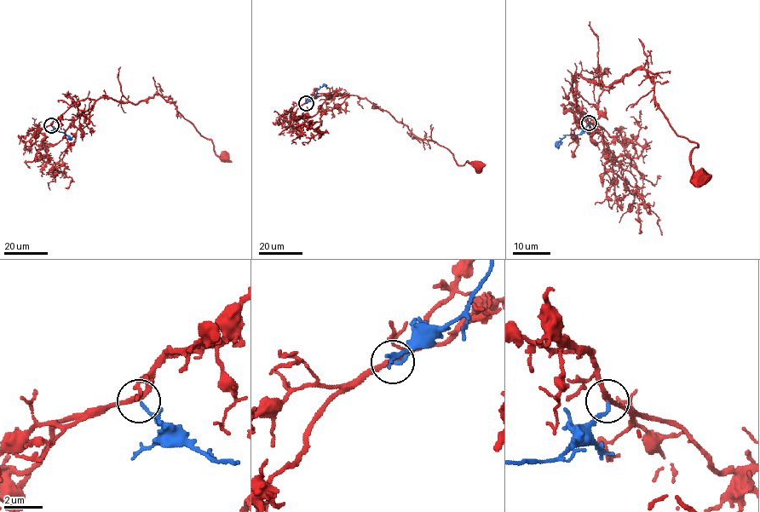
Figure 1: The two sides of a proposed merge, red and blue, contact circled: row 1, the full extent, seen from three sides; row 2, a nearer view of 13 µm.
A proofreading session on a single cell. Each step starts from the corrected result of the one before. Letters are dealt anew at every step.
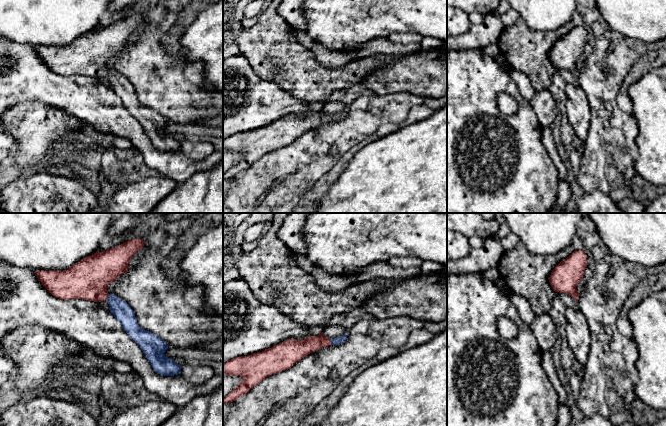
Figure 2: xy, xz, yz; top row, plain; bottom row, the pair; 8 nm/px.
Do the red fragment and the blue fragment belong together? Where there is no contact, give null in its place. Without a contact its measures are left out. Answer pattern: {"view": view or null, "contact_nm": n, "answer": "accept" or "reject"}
{"view": "xy", "contact_nm": 50, "answer": "accept"}

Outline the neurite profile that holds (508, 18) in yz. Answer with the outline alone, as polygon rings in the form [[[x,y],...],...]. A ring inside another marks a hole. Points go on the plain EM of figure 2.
[[[512,8],[501,15],[503,28],[507,28],[519,18],[519,14]]]

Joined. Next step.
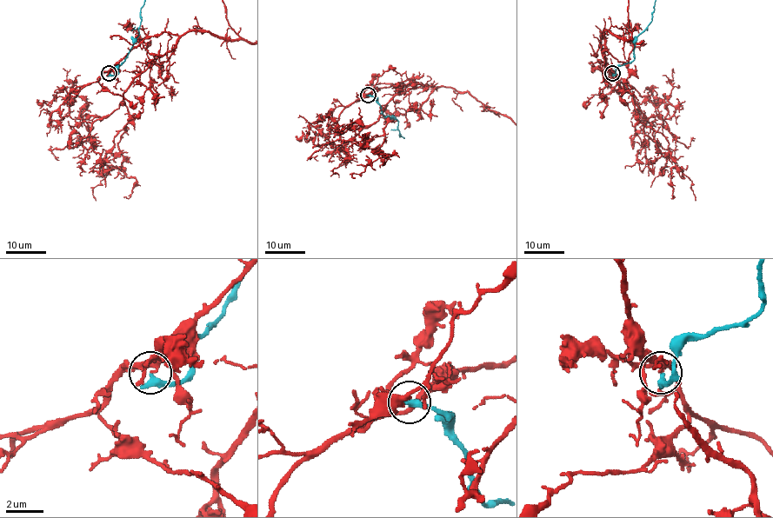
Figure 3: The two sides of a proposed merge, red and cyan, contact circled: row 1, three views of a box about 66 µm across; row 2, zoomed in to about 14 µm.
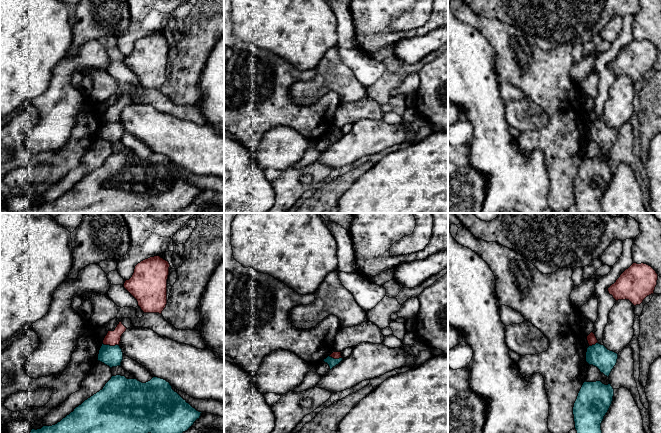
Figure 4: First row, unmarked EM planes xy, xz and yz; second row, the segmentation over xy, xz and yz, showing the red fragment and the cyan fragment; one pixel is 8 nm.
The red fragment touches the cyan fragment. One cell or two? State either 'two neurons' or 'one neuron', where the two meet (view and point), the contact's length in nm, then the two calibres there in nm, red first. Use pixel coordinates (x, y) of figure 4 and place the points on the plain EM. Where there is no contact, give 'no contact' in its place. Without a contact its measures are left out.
two neurons; meets red in xy at (111, 121); contact 130 nm long; 120 nm thick on the red side, 170 nm on the other

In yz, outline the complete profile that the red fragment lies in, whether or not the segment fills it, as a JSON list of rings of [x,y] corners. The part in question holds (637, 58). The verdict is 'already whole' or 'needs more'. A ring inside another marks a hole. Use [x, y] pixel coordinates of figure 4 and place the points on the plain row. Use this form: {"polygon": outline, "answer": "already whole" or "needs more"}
{"polygon": [[[633,39],[608,64],[608,68],[616,77],[626,75],[636,82],[654,70],[657,56],[658,50],[651,42]]], "answer": "already whole"}

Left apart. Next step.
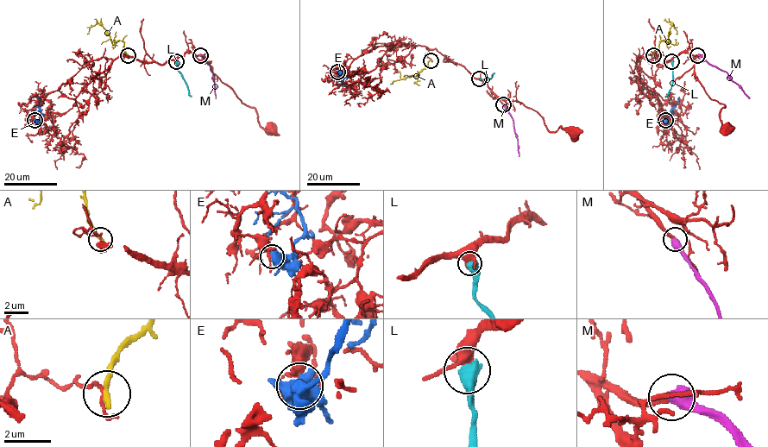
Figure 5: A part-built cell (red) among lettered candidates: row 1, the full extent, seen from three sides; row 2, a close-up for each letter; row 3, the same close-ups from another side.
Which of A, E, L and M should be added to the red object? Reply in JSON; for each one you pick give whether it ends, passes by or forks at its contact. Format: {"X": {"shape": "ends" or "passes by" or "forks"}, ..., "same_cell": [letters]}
{"M": {"shape": "ends"}, "same_cell": ["M"]}

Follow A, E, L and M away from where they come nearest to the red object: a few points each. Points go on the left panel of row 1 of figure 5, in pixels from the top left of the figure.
A: (128, 55), (123, 42), (111, 40), (102, 26), (97, 23), (91, 26), (87, 34)
E: (34, 121), (39, 121), (41, 116), (40, 99), (36, 97)
L: (175, 61), (176, 69), (192, 97)
M: (200, 54), (212, 72), (216, 98)

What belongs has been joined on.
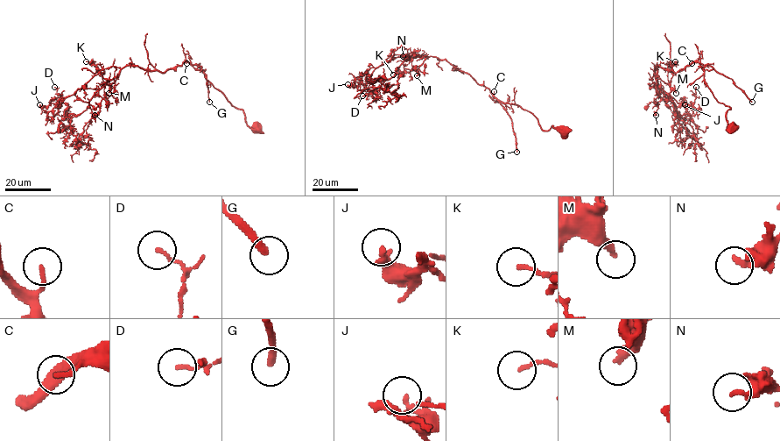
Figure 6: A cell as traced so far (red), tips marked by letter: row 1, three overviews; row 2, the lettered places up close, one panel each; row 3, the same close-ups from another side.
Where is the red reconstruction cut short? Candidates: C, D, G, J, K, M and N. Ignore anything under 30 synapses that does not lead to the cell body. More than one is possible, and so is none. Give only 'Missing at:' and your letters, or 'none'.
Missing at: G, M

